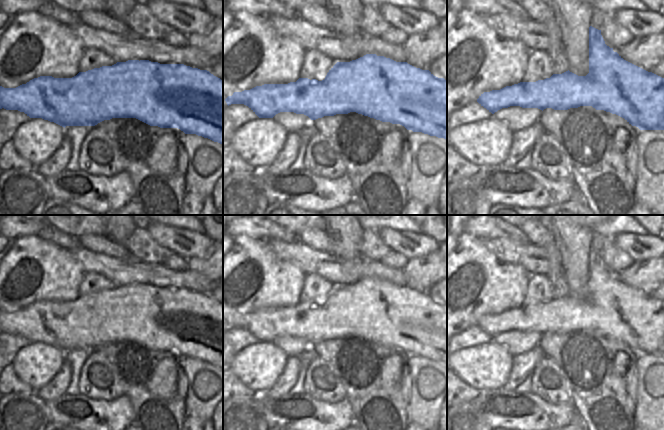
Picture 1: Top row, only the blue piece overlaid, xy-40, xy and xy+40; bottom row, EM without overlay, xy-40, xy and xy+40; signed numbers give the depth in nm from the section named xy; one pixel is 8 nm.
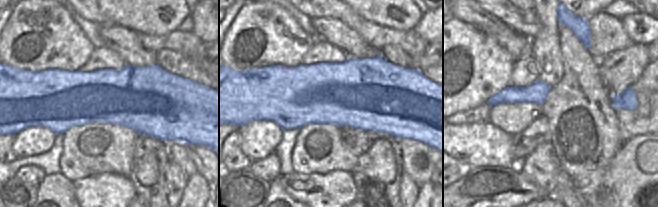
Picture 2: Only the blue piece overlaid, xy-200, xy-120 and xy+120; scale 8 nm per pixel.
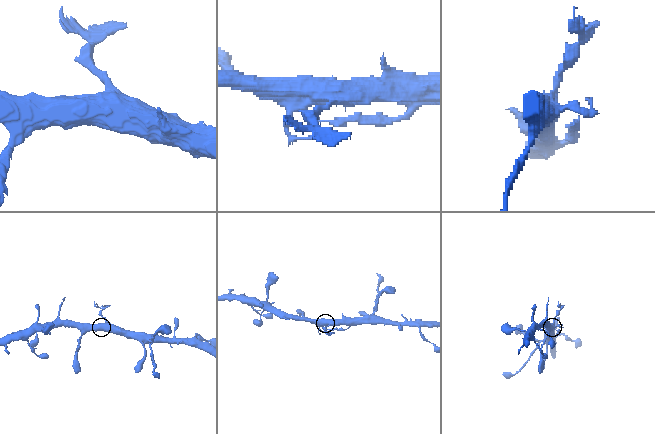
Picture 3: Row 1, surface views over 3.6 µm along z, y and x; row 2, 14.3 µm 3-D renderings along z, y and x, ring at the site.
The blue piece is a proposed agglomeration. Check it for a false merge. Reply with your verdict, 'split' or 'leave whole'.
split

